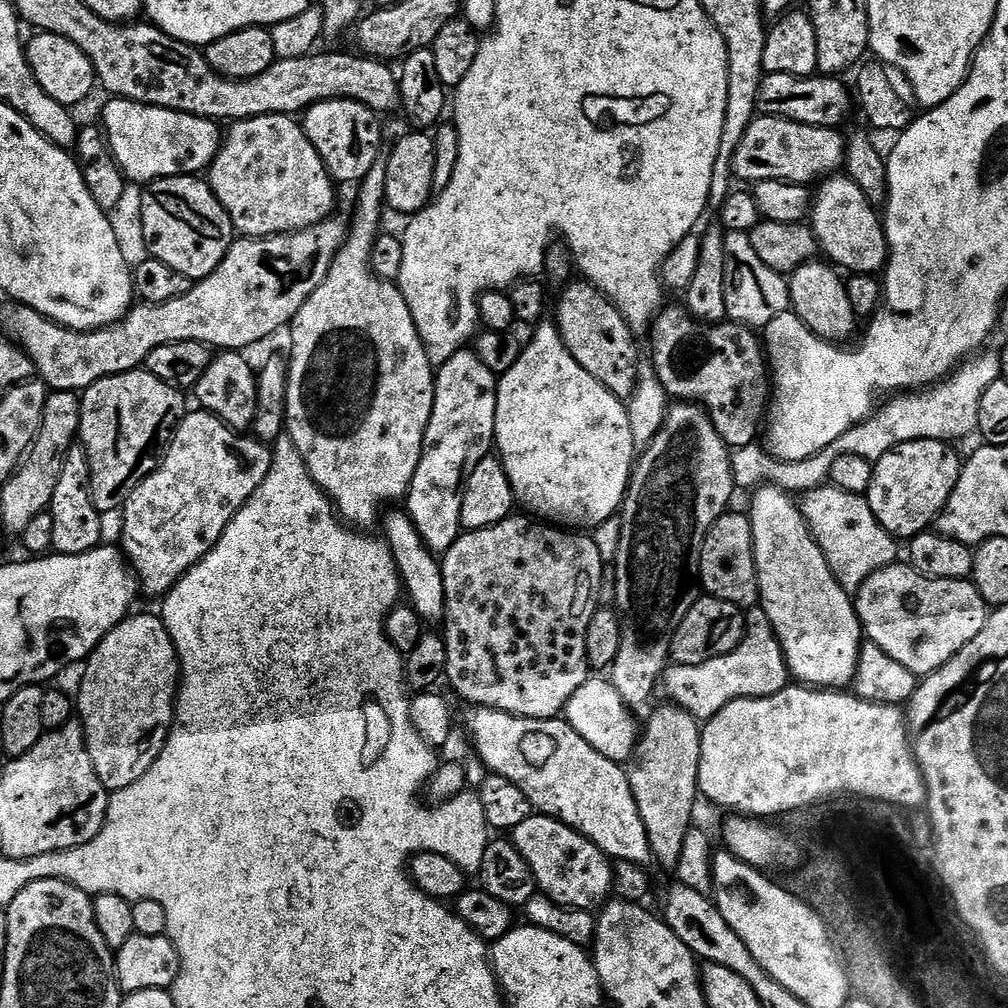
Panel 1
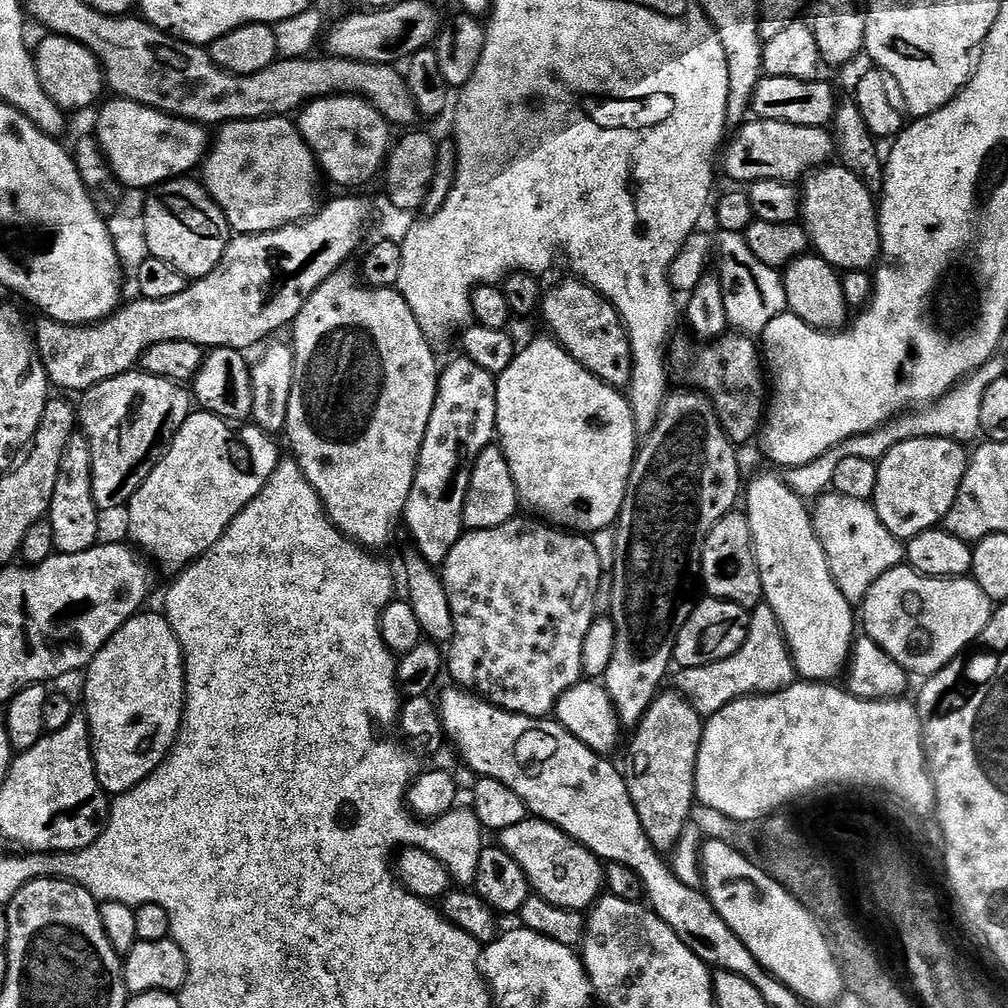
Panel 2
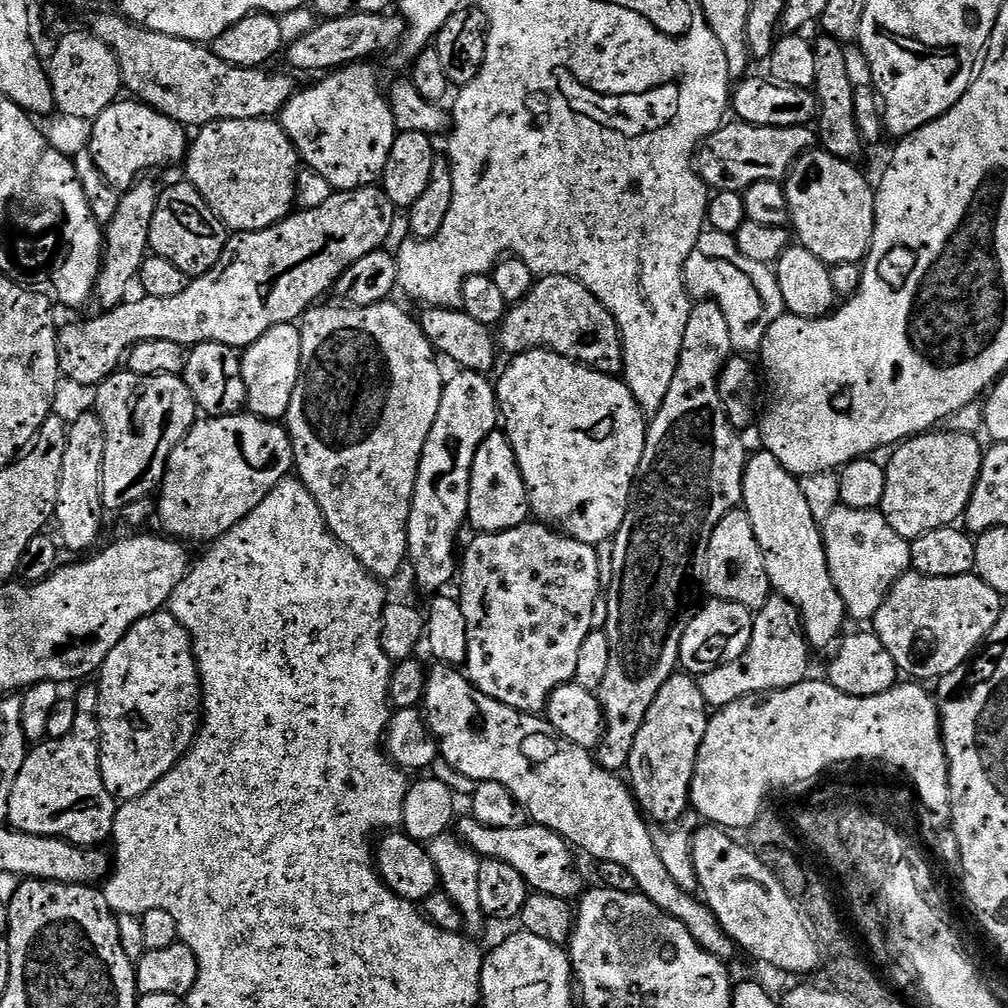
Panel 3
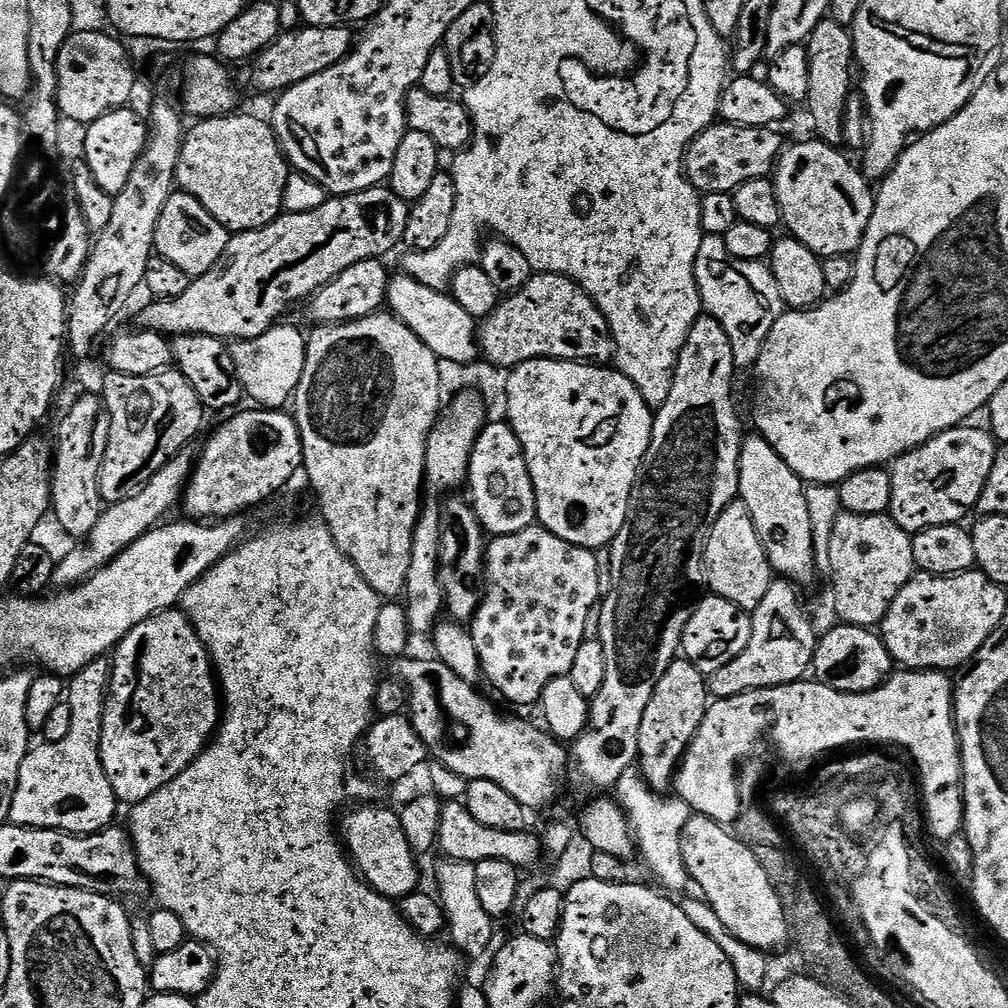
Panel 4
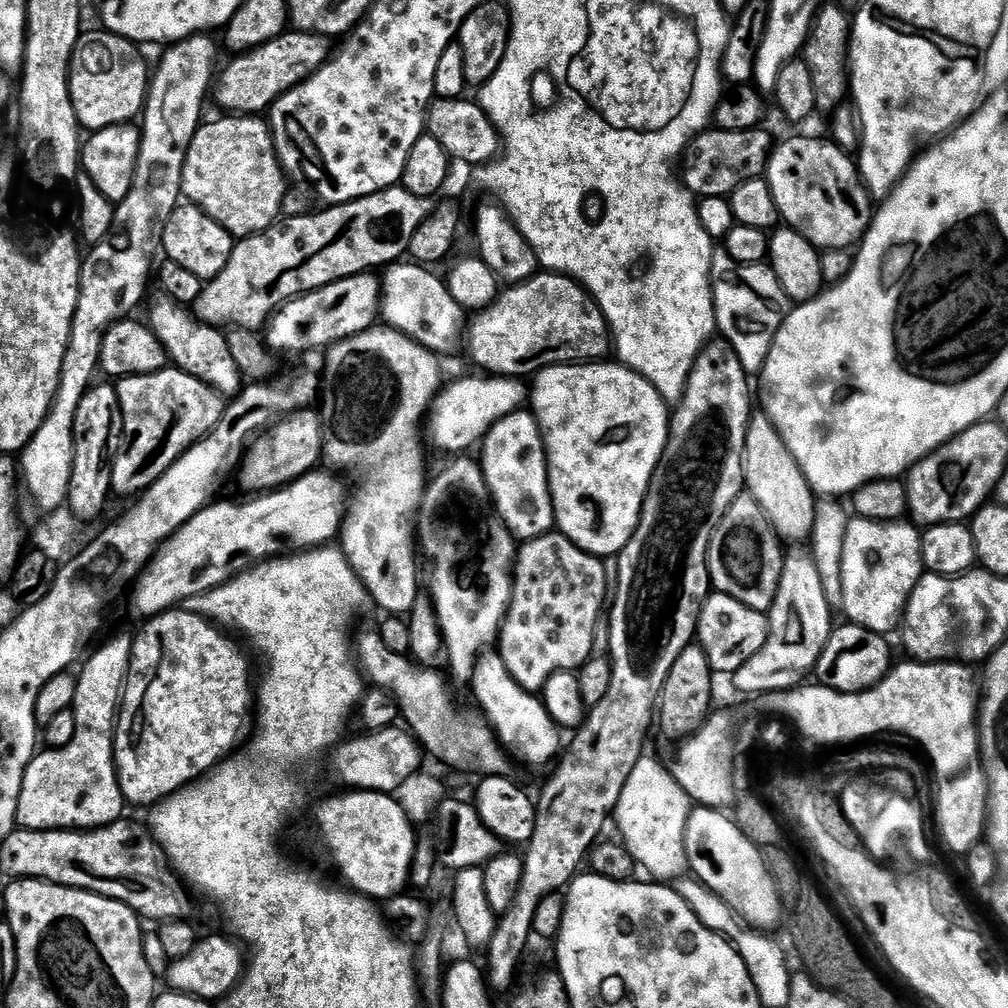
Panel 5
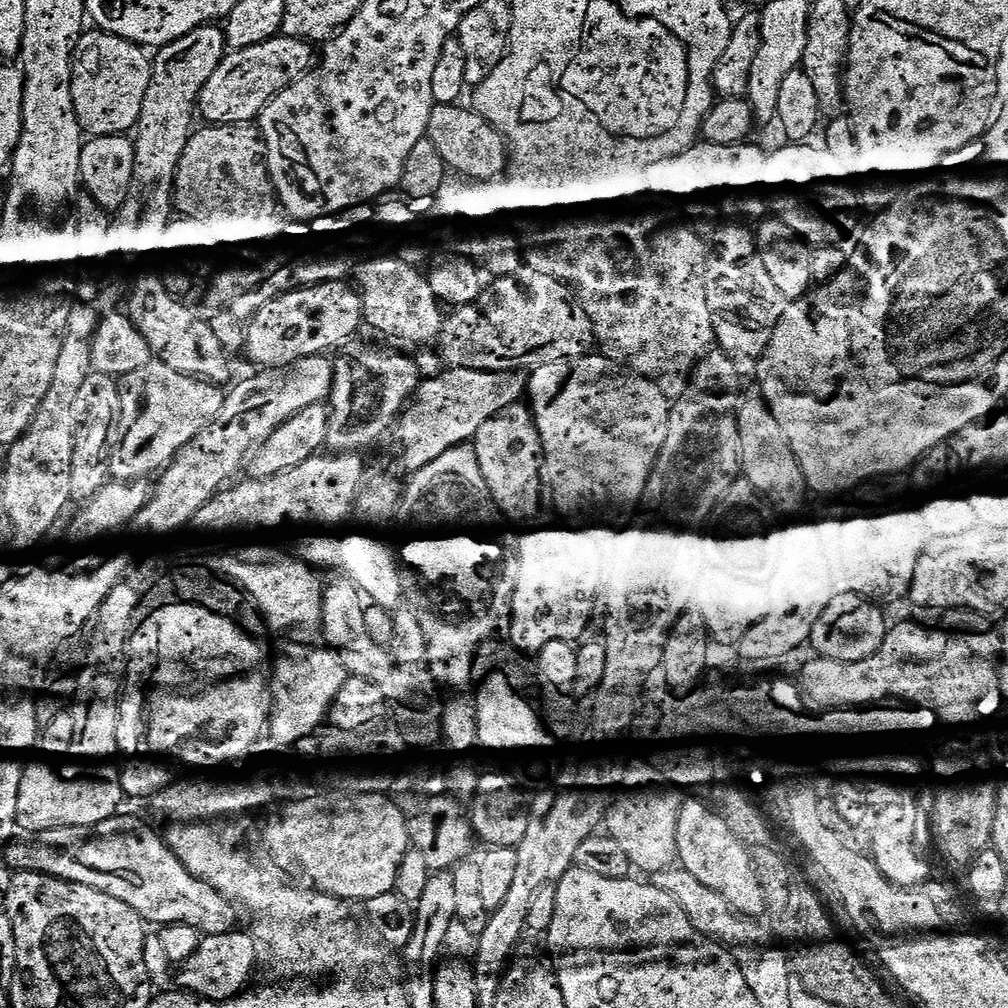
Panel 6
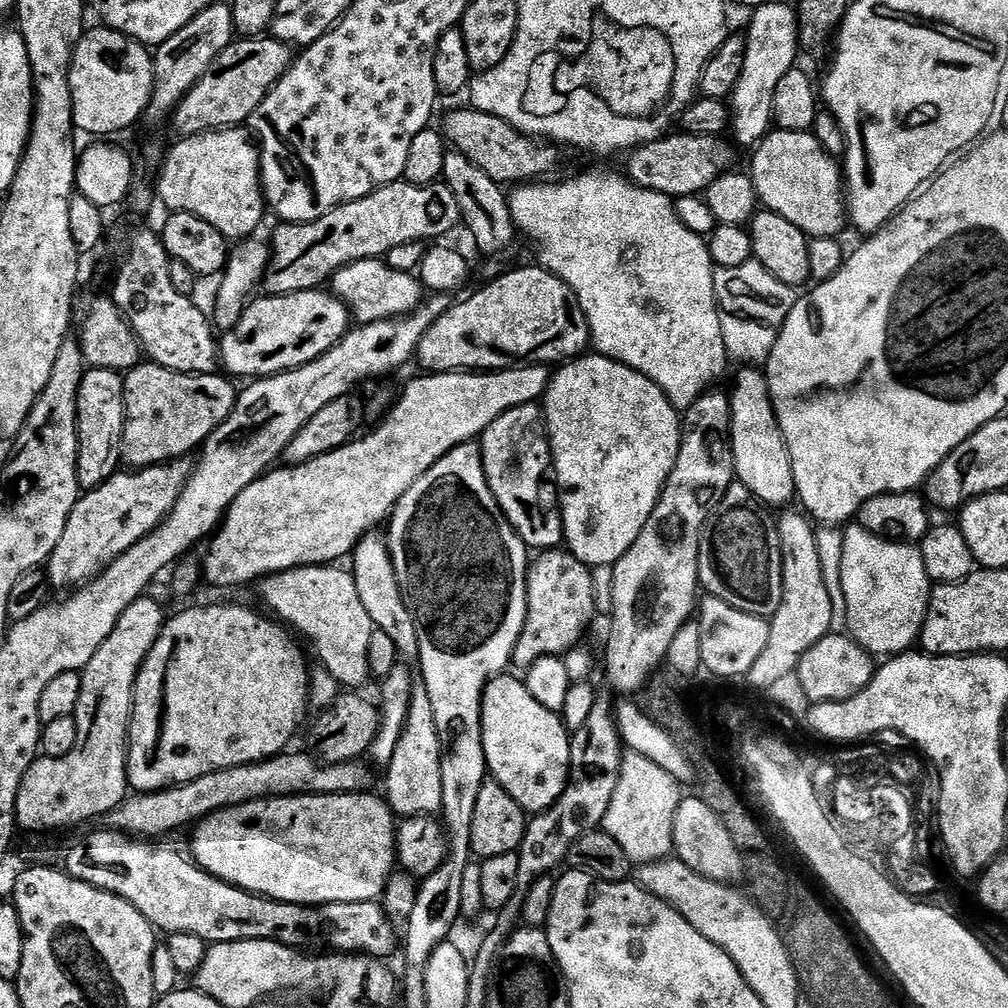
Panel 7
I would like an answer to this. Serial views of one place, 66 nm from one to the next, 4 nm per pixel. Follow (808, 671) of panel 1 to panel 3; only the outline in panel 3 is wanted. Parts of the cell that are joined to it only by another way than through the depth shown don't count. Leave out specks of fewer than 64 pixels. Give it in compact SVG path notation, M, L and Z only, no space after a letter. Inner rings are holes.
M757 452L757 456L747 457L744 466L742 507L754 526L772 592L783 596L798 613L809 645L824 648L841 635L840 627L846 621L844 603L830 578L824 533L800 489L800 480L787 472L774 454Z

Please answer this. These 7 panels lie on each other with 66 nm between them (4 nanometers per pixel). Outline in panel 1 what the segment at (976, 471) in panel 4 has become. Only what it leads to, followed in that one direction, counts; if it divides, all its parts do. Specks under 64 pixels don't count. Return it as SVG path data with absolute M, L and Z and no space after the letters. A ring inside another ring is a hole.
M943 440L908 441L875 461L866 499L874 518L892 537L911 538L935 525L960 477L962 456L952 448Z

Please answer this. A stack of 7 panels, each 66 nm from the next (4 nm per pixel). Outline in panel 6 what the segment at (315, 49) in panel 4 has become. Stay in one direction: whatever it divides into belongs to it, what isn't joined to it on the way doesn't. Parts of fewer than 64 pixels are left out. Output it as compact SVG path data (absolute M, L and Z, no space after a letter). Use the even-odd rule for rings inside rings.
M283 34L270 38L266 42L258 42L258 46L246 46L229 51L220 59L220 64L210 74L206 86L200 92L198 112L201 117L205 116L209 125L214 124L252 124L260 115L260 111L267 106L283 88L289 88L300 76L313 67L313 45L309 41L298 37L285 36Z

